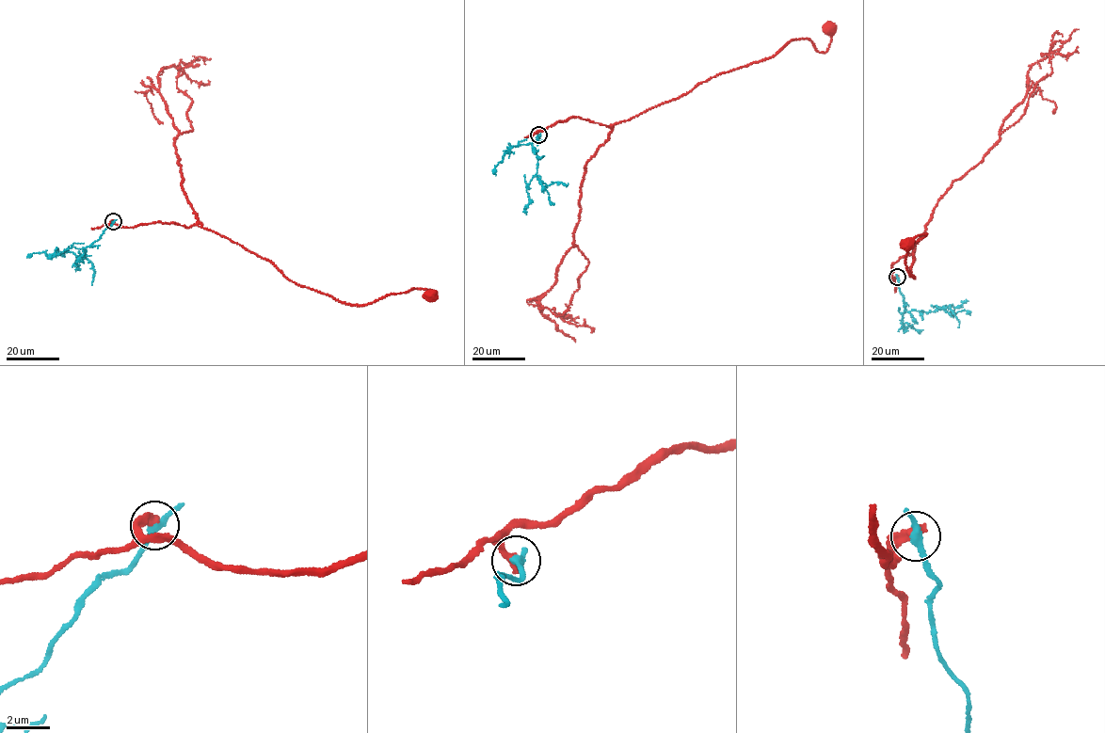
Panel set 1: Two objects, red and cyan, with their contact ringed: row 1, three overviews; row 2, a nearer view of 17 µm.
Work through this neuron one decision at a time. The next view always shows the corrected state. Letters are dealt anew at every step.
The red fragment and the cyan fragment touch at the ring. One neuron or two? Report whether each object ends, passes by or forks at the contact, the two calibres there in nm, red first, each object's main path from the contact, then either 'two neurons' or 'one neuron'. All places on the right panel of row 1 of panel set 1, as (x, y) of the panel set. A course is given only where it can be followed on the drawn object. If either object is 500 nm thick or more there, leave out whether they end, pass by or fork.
red ends there; cyan passes by; 380 nm thick on the red side, 300 nm on the other; red runs (897, 277), (893, 280), (892, 264), (914, 247), (909, 276), (915, 278), (906, 256), (926, 234), (907, 243); cyan runs (897, 277), (907, 310), (929, 312), (951, 305), (959, 322), (958, 327); two neurons

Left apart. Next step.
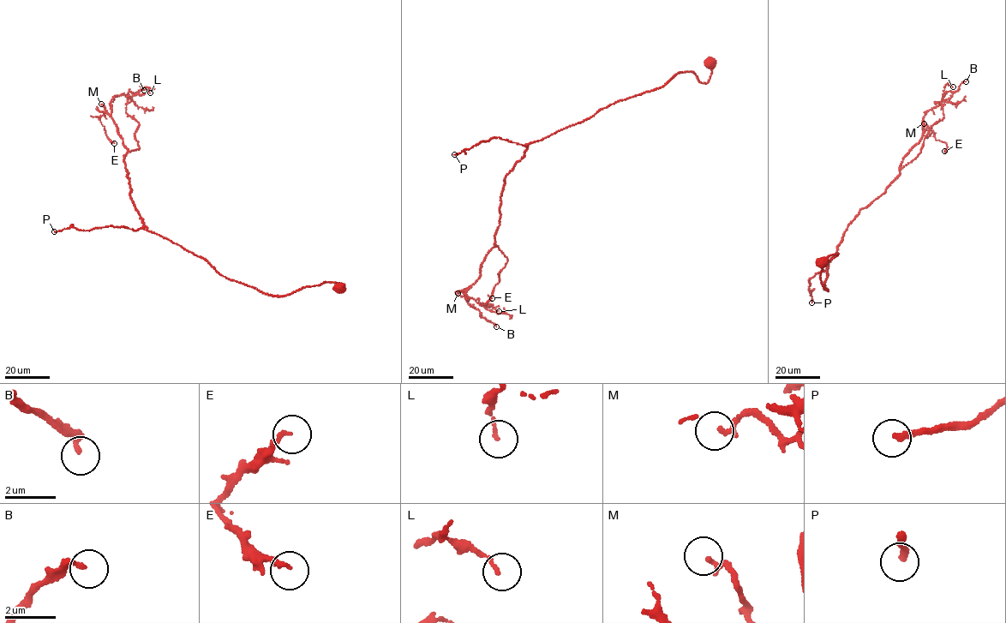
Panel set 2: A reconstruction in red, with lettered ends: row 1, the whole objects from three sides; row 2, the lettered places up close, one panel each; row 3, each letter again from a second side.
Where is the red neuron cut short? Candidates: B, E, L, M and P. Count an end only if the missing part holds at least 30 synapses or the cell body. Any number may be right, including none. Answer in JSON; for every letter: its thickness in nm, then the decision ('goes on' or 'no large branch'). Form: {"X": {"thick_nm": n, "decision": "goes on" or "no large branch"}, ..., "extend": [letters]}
{"B": {"thick_nm": 240, "decision": "goes on"}, "E": {"thick_nm": 160, "decision": "no large branch"}, "L": {"thick_nm": 120, "decision": "no large branch"}, "M": {"thick_nm": 190, "decision": "no large branch"}, "P": {"thick_nm": 220, "decision": "goes on"}, "extend": ["B", "P"]}

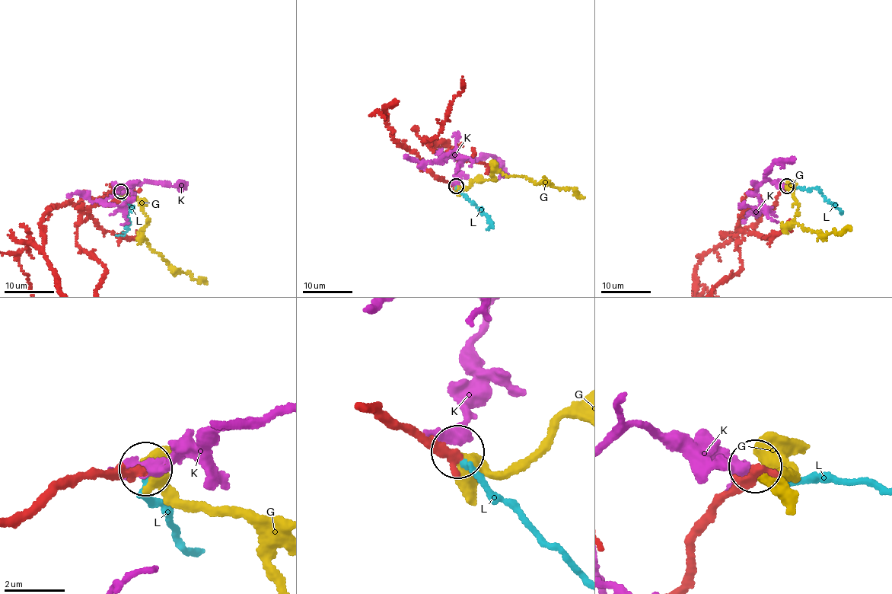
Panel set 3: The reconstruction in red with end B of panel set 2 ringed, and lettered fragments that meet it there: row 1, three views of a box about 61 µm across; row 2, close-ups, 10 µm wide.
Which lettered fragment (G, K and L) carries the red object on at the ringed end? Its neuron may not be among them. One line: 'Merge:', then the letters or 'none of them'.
Merge: none of them

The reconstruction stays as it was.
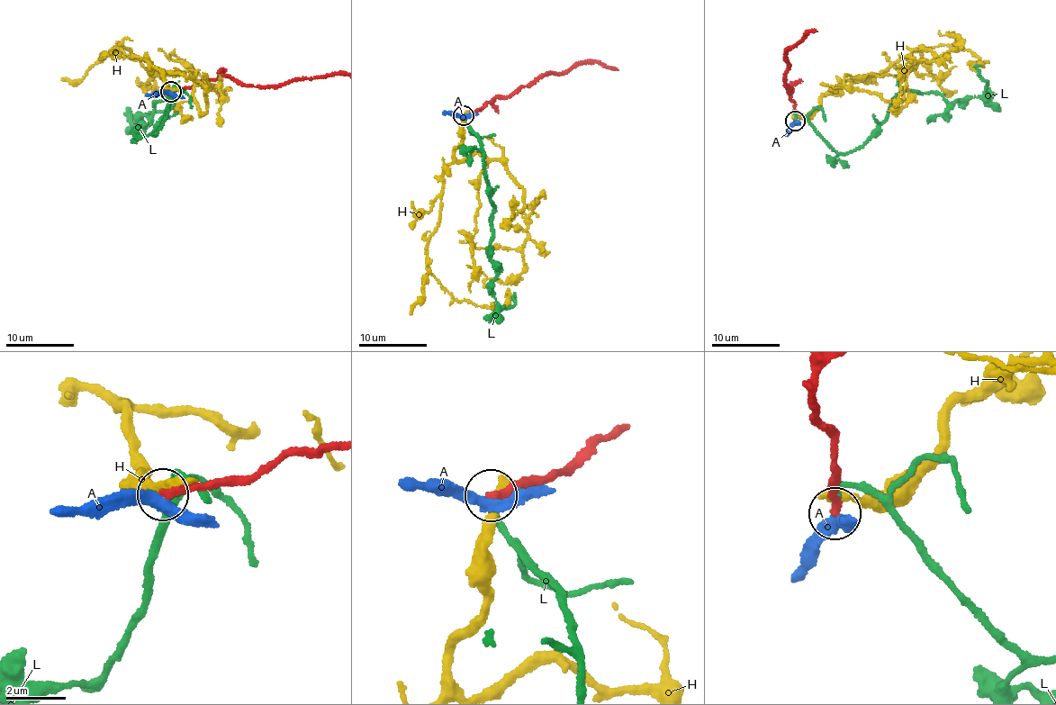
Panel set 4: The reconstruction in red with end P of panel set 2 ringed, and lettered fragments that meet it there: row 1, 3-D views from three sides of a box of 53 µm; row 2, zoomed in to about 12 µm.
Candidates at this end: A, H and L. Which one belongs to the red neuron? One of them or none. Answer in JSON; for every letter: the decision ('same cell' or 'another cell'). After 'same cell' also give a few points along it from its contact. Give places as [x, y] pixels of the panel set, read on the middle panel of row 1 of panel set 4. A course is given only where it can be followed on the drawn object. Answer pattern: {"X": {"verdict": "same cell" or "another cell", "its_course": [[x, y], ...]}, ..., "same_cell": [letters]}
{"A": {"verdict": "another cell"}, "H": {"verdict": "another cell"}, "L": {"verdict": "another cell"}, "same_cell": []}

